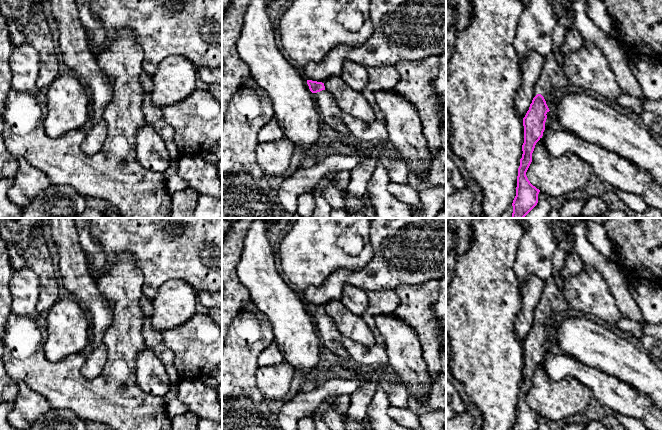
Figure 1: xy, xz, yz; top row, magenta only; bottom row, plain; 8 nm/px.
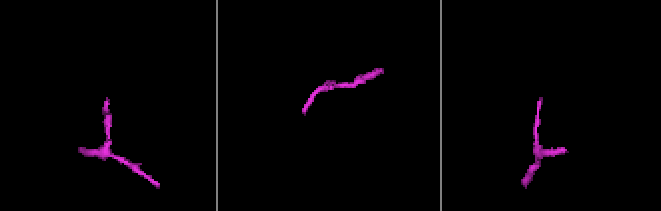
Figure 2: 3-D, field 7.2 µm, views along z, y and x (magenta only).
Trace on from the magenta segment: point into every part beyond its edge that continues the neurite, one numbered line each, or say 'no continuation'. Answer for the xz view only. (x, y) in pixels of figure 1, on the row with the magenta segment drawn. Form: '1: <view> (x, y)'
1: xz (331, 115)

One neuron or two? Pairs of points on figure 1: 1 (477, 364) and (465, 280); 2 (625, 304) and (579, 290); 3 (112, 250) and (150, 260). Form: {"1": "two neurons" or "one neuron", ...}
{"1": "one neuron", "2": "two neurons", "3": "one neuron"}

